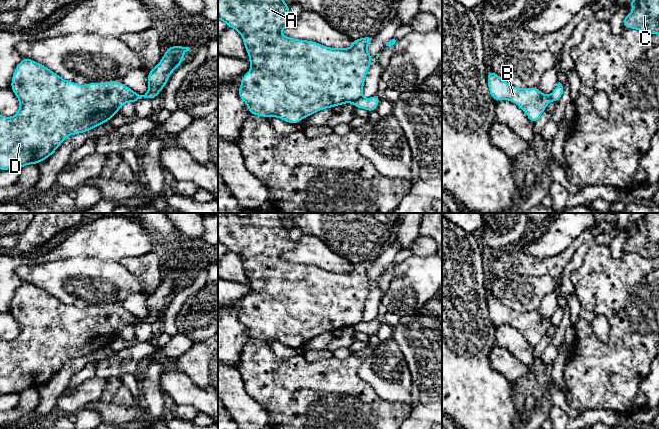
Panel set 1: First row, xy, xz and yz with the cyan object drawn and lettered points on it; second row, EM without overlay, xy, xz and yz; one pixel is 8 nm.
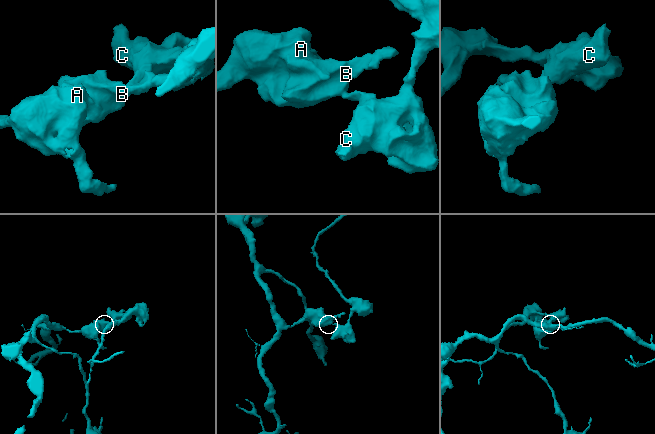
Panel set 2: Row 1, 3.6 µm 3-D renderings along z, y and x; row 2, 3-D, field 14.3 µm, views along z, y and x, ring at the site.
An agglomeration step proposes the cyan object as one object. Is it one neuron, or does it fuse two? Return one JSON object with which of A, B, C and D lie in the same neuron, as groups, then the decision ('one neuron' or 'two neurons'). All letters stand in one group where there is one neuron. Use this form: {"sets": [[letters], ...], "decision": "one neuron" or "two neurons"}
{"sets": [["A", "B", "D"], ["C"]], "decision": "two neurons"}

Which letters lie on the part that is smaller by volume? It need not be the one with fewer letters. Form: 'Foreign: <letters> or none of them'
Foreign: C

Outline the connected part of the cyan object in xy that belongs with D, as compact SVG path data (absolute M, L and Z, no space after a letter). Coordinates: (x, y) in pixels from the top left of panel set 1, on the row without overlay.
M23 282L12 299L11 314L18 321L19 335L12 341L0 339L0 394L21 393L51 380L70 359L87 356L110 345L124 327L138 325L135 316L119 305L79 309L67 305L30 282Z

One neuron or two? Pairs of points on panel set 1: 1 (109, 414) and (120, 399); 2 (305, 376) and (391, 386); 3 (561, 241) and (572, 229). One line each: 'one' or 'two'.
1: two
2: two
3: one

